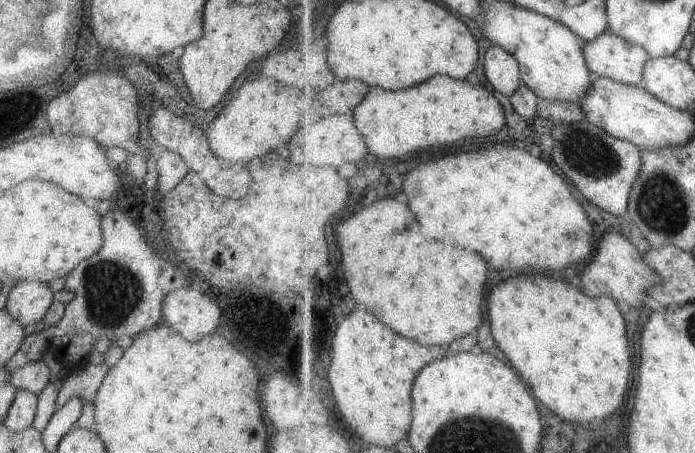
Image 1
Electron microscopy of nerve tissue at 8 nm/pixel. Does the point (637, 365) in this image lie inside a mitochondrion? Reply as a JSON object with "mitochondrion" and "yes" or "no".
{"mitochondrion":"no"}

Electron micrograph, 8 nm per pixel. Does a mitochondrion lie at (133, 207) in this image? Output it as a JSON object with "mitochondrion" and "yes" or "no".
{"mitochondrion":"no"}

